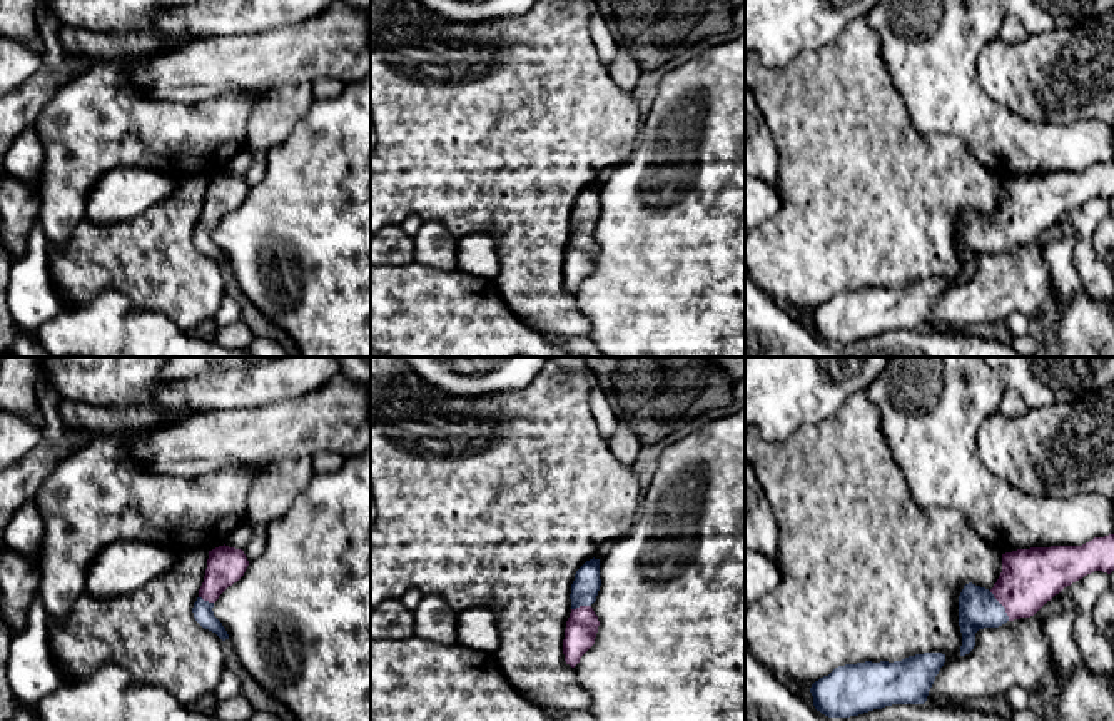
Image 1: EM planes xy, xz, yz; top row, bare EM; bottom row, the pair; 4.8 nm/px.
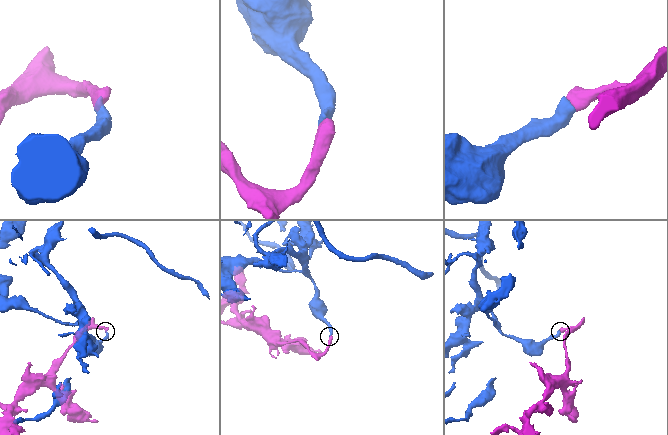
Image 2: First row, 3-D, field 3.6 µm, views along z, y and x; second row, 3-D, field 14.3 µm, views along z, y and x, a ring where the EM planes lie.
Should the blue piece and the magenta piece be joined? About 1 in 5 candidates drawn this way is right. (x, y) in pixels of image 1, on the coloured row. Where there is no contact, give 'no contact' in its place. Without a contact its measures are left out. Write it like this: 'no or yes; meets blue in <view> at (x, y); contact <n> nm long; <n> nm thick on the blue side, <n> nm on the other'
yes; meets blue in yz at (1002, 606); contact 170 nm long; 190 nm thick on the blue side, 280 nm on the other

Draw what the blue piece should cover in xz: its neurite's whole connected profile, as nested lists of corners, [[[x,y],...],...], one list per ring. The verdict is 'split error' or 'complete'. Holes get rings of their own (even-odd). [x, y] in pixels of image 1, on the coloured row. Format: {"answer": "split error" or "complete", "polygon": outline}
{"answer": "split error", "polygon": [[[593,557],[576,571],[571,584],[571,613],[563,639],[565,661],[571,668],[575,668],[581,656],[595,644],[600,621],[591,604],[596,601],[600,586],[600,559]]]}

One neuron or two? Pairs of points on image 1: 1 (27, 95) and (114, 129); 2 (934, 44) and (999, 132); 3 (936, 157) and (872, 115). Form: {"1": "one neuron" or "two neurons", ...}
{"1": "two neurons", "2": "one neuron", "3": "one neuron"}

